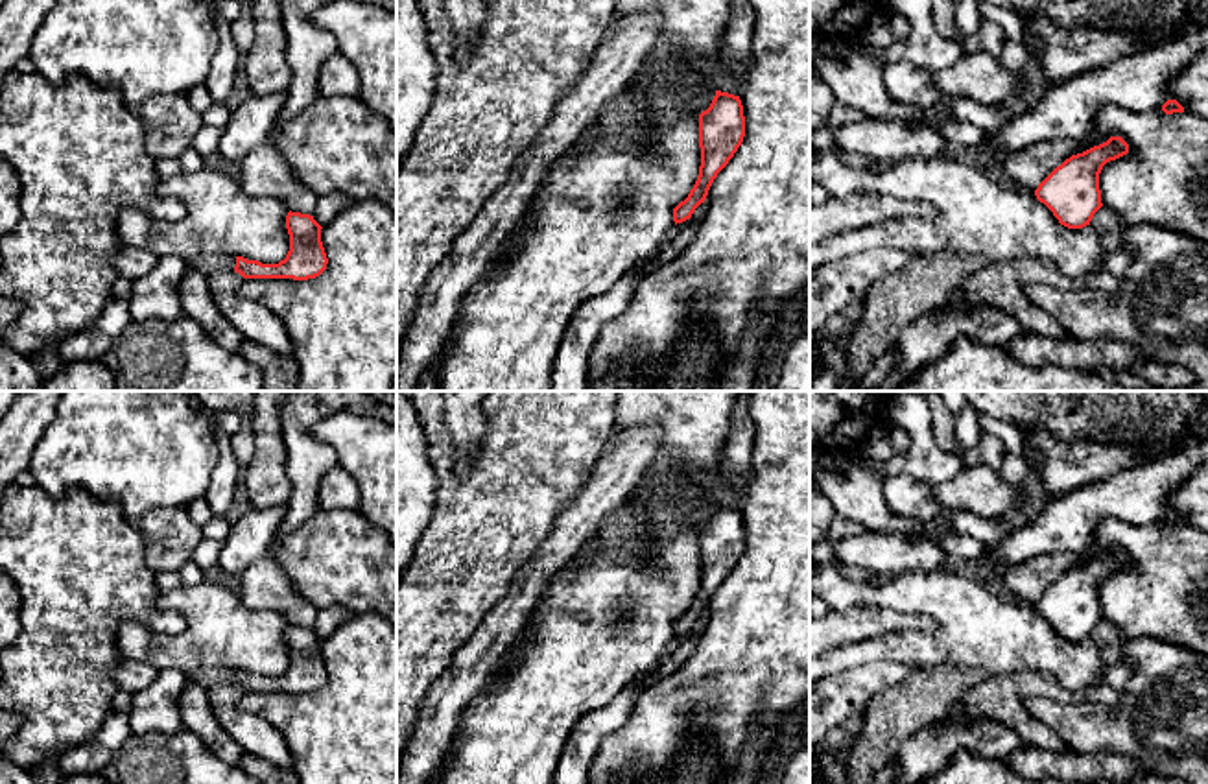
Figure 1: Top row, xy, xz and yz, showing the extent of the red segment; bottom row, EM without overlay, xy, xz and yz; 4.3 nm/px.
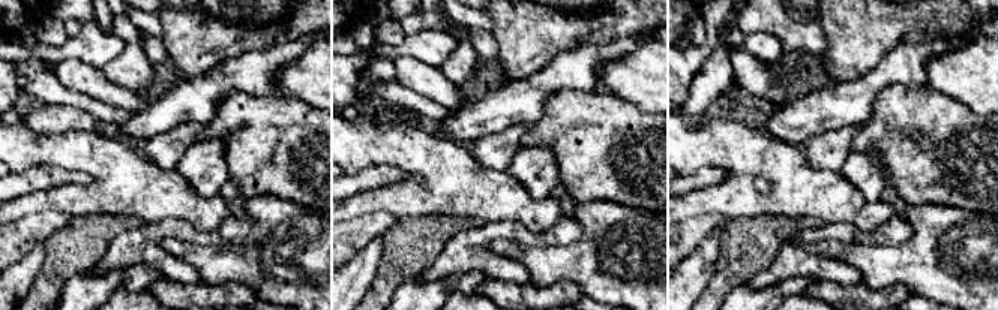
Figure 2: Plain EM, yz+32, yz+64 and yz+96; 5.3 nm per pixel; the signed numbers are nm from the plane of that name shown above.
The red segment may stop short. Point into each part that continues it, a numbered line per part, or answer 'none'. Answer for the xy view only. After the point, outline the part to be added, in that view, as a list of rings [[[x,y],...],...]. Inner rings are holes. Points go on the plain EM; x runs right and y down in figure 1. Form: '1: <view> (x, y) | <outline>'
1: xy (216, 676) | [[[212,668],[203,670],[188,679],[199,683],[205,690],[210,690],[212,686],[218,684],[234,684],[236,670]]]

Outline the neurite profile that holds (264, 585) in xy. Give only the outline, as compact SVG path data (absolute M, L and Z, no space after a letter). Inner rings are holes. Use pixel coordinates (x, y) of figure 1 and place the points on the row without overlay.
M273 553L255 561L231 583L247 609L273 611L291 625L314 629L319 609L297 594Z

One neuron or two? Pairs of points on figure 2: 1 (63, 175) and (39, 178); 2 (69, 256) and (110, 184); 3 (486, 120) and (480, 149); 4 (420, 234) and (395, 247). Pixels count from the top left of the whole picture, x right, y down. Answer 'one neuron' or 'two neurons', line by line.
1: one neuron
2: two neurons
3: two neurons
4: one neuron

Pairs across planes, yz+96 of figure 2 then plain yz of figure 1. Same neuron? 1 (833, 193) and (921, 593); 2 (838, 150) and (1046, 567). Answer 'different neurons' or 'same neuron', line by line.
1: same neuron
2: same neuron

